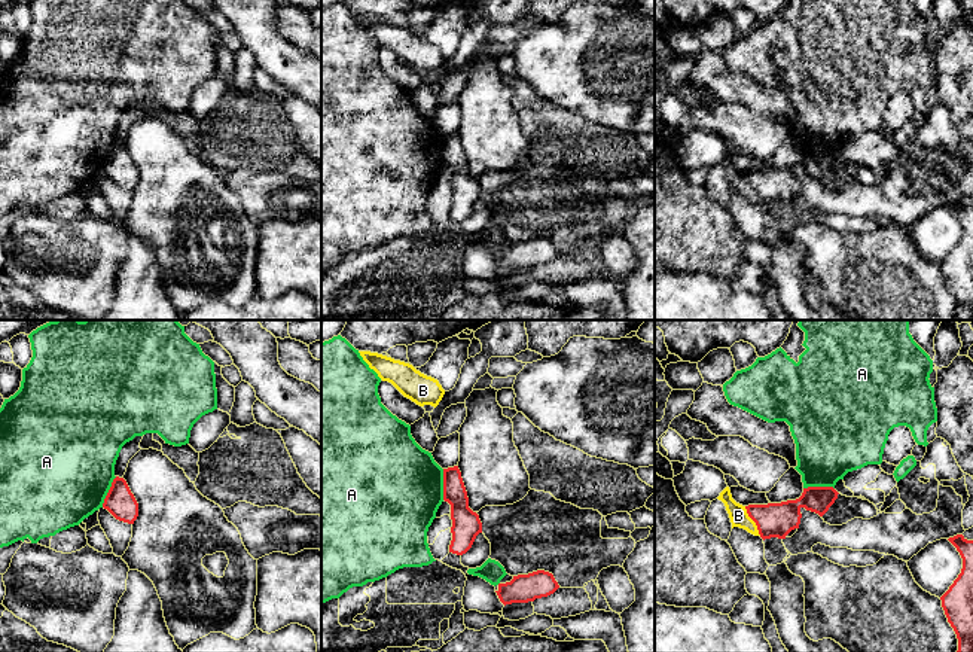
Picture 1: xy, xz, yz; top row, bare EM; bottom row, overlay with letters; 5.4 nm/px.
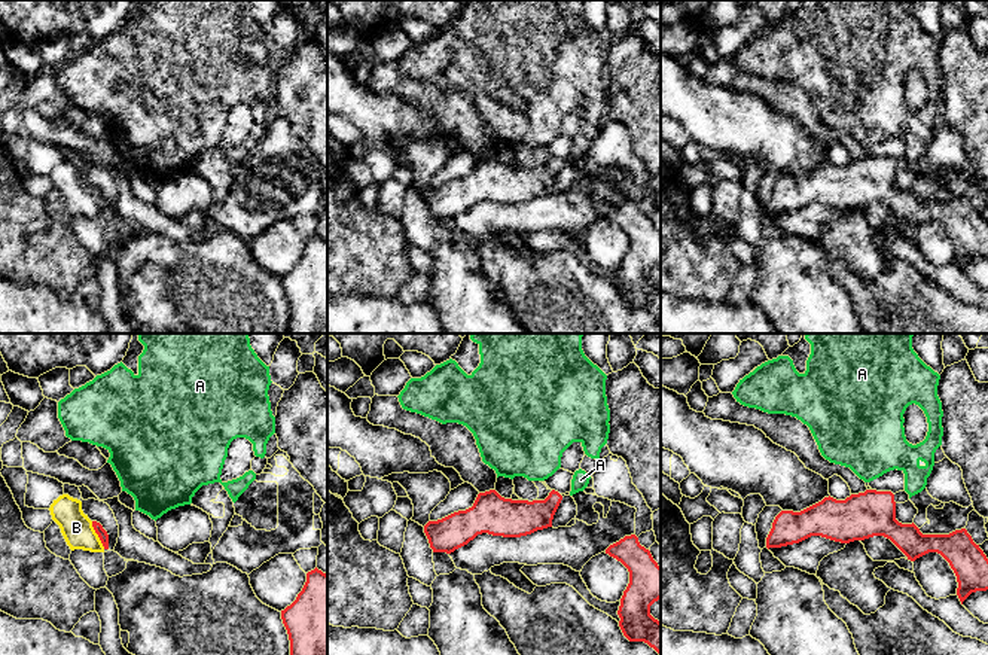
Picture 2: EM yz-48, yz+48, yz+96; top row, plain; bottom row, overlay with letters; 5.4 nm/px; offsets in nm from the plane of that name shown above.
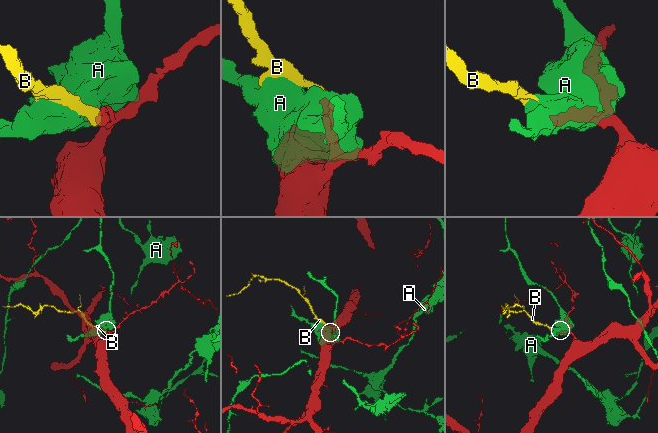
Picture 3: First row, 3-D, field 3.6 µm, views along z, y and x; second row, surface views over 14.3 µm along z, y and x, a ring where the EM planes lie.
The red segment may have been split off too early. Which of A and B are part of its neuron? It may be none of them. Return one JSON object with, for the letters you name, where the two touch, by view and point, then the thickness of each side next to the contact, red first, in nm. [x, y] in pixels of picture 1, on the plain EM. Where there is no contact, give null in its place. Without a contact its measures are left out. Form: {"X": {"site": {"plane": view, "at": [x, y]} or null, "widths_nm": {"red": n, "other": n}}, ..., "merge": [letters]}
{"B": {"site": {"plane": "yz", "at": [753, 186]}, "widths_nm": {"red": 190, "other": 100}}, "merge": ["B"]}

